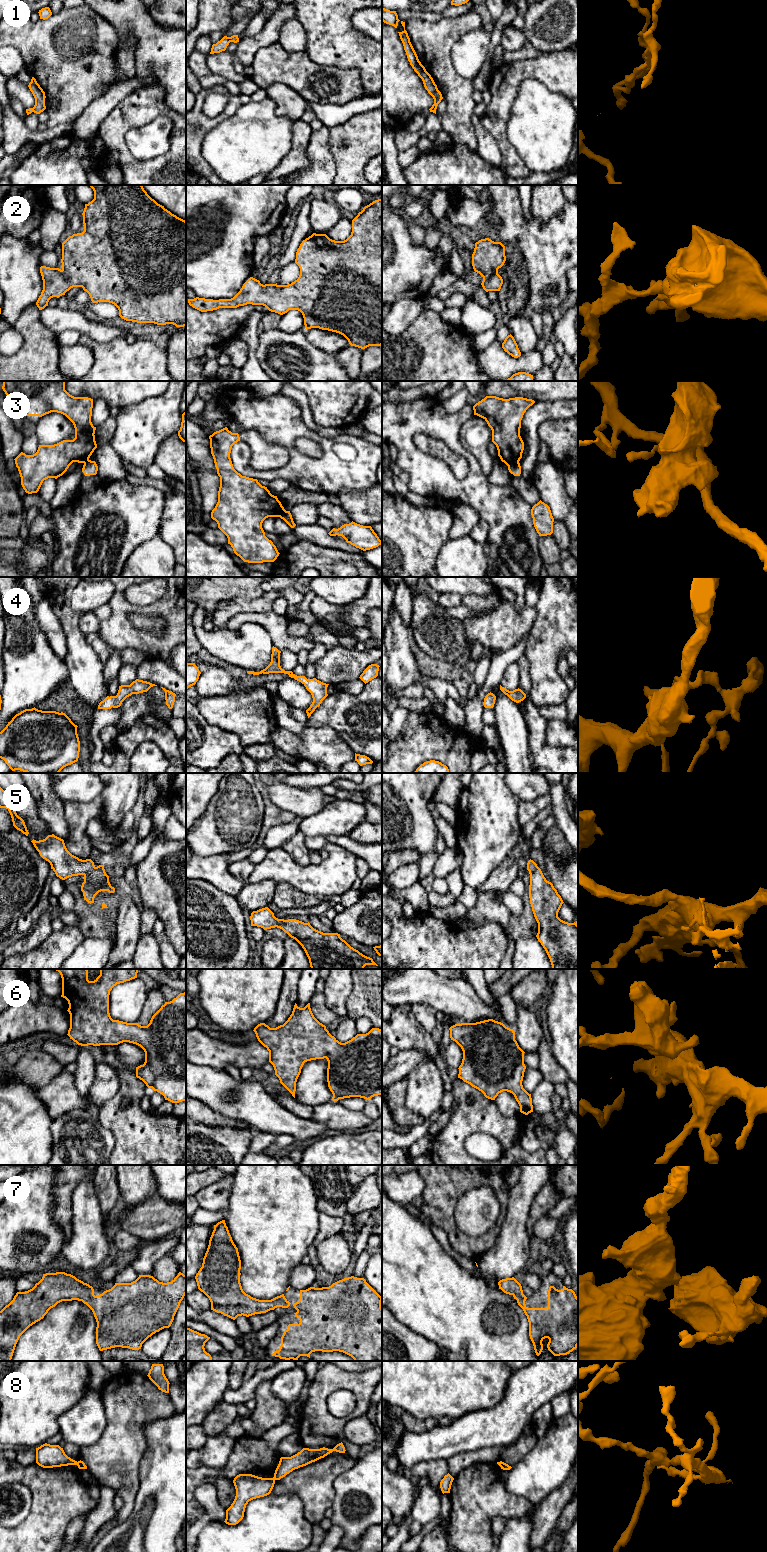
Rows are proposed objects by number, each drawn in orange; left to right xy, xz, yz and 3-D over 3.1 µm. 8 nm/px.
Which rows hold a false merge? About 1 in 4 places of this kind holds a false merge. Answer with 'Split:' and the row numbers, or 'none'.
Split: 1, 3, 8

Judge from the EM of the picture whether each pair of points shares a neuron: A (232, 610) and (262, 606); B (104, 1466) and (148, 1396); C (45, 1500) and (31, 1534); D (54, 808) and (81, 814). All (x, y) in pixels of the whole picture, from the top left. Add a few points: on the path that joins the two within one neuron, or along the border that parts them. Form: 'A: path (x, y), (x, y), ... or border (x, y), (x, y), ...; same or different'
A: path (239, 606), (255, 606); same
B: path (120, 1449), (123, 1444), (125, 1419), (131, 1413); same
C: path (45, 1508), (45, 1520), (39, 1526); same
D: border (62, 802), (69, 833); different

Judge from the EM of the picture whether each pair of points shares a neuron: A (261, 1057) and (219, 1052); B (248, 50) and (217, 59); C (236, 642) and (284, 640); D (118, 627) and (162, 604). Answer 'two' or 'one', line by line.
A: one
B: one
C: two
D: one

